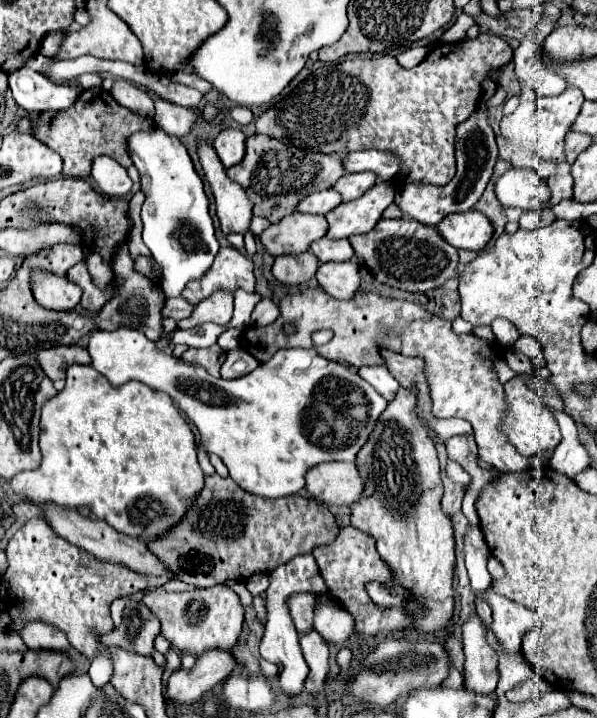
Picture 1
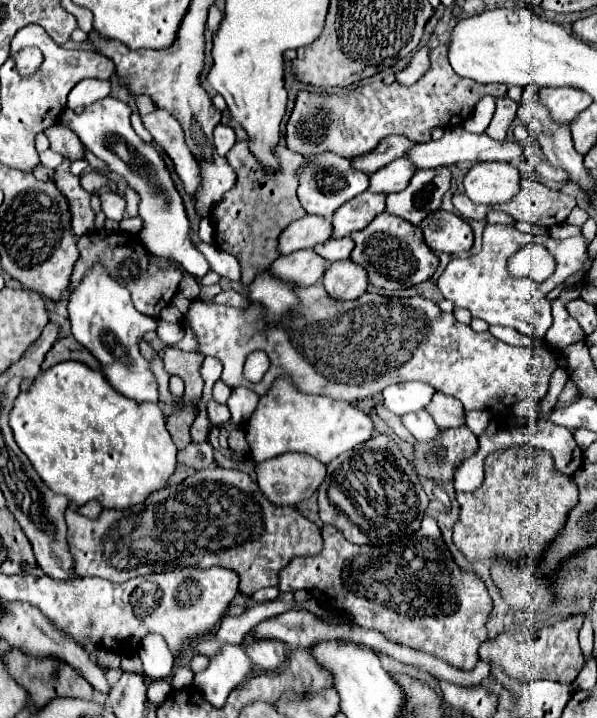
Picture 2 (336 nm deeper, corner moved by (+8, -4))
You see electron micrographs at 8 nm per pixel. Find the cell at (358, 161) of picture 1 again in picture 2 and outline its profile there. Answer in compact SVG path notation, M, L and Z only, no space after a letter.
M462 127L448 129L442 139L438 141L428 141L428 143L418 143L414 145L408 153L408 159L418 167L418 169L434 169L434 167L450 167L454 163L480 163L480 161L518 161L522 157L522 145L510 143L510 141L494 141L486 133L476 135L468 133Z

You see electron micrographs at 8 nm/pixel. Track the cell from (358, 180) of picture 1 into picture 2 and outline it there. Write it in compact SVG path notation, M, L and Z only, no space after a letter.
M400 157L392 163L388 163L386 167L378 169L376 173L370 175L370 191L374 193L394 193L394 191L402 191L408 181L412 179L416 167L408 161L408 157Z

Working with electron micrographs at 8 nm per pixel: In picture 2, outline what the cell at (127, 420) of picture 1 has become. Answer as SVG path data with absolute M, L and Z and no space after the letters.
M66 361L42 371L30 385L26 395L18 395L8 419L14 441L30 459L42 481L76 505L92 499L108 509L126 509L162 489L176 469L176 445L164 425L164 413L156 403L136 403L118 393L104 373L92 371L80 361Z

